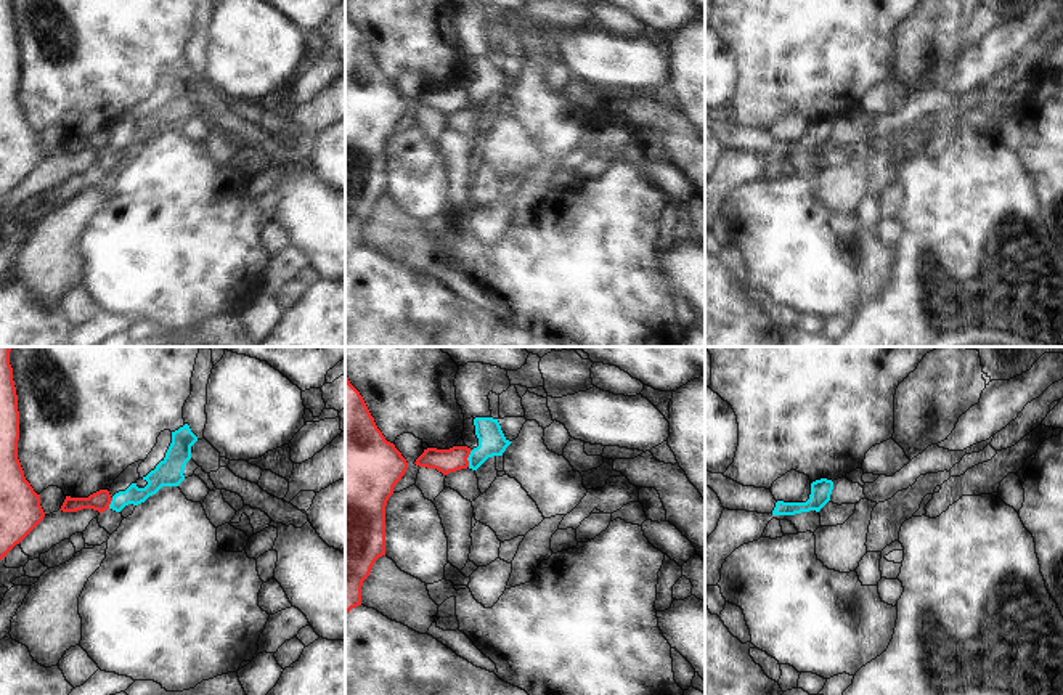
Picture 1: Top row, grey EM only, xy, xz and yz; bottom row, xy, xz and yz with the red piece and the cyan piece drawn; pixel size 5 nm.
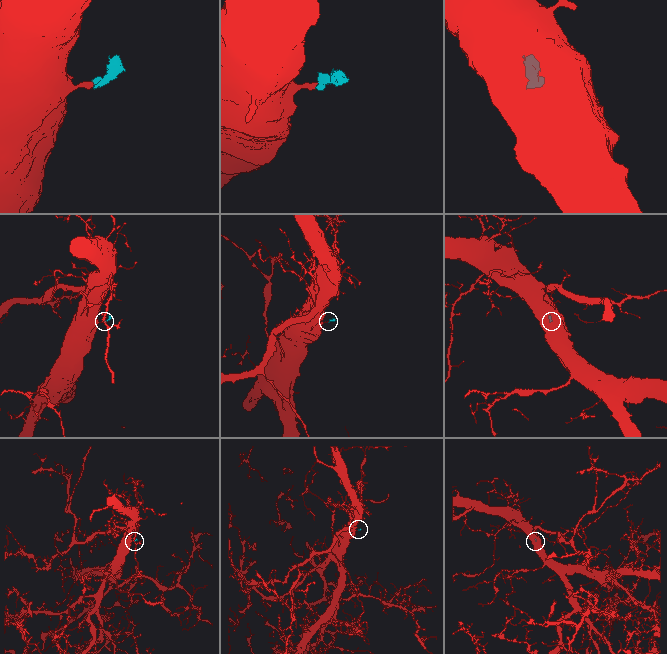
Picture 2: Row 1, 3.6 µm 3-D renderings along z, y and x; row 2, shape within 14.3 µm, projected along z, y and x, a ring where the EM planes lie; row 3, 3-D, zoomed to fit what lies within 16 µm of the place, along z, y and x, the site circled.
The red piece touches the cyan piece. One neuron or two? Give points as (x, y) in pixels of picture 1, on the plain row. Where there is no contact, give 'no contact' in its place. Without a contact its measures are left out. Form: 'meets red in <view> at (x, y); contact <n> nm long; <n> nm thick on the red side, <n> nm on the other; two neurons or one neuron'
meets red in xz at (468, 97); contact 90 nm long; 120 nm thick on the red side, 140 nm on the other; two neurons

